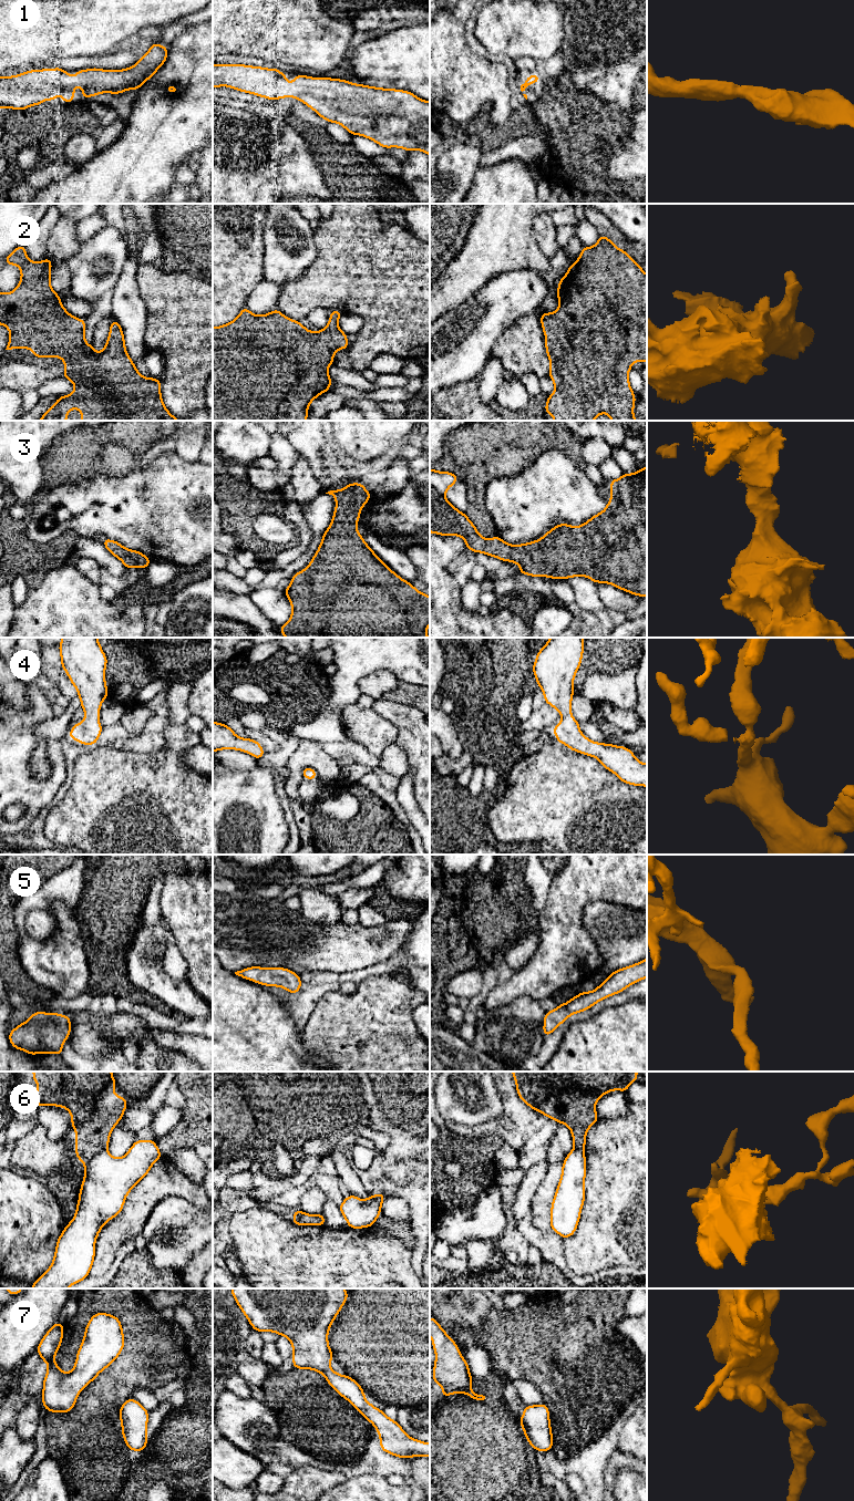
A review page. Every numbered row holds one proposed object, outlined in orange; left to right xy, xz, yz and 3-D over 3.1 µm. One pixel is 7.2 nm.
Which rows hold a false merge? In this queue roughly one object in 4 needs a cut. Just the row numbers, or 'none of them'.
6

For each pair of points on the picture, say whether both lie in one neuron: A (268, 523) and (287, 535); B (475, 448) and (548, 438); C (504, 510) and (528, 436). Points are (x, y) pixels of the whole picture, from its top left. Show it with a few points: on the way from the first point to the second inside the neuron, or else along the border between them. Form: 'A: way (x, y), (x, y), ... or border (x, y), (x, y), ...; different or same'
A: way (273, 527), (283, 532); same
B: way (493, 446), (506, 438), (531, 438); same
C: border (537, 457), (515, 474), (494, 478); different

